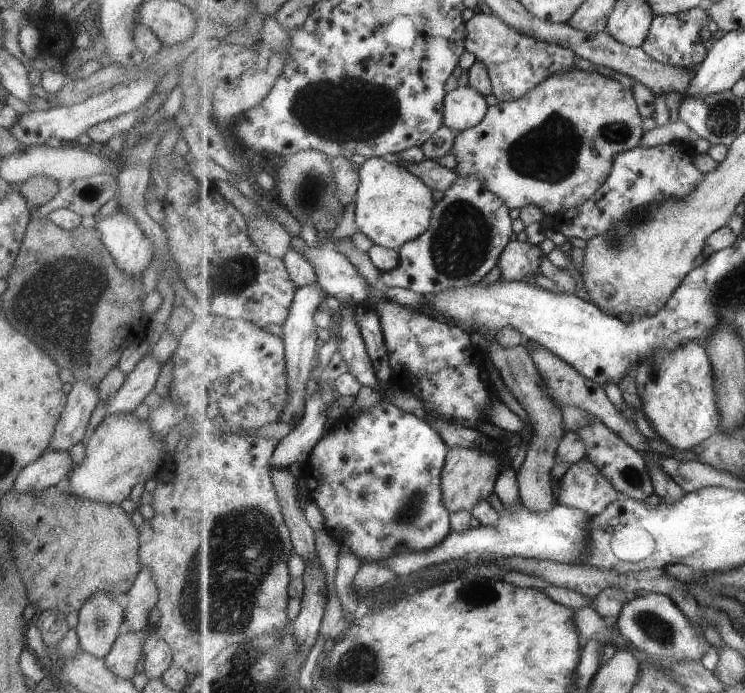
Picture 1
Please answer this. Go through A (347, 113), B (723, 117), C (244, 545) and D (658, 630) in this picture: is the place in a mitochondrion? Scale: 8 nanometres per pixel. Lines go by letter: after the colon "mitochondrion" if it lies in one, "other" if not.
A: mitochondrion
B: mitochondrion
C: mitochondrion
D: mitochondrion

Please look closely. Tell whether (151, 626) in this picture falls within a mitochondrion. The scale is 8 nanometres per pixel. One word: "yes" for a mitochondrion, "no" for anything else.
no

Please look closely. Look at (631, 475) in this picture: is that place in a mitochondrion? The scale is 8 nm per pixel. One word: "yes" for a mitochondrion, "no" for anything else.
yes

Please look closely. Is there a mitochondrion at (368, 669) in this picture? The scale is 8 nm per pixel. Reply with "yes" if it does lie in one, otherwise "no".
yes

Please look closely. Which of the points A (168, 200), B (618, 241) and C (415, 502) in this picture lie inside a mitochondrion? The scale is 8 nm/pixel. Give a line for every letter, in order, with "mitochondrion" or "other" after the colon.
A: other
B: mitochondrion
C: mitochondrion

